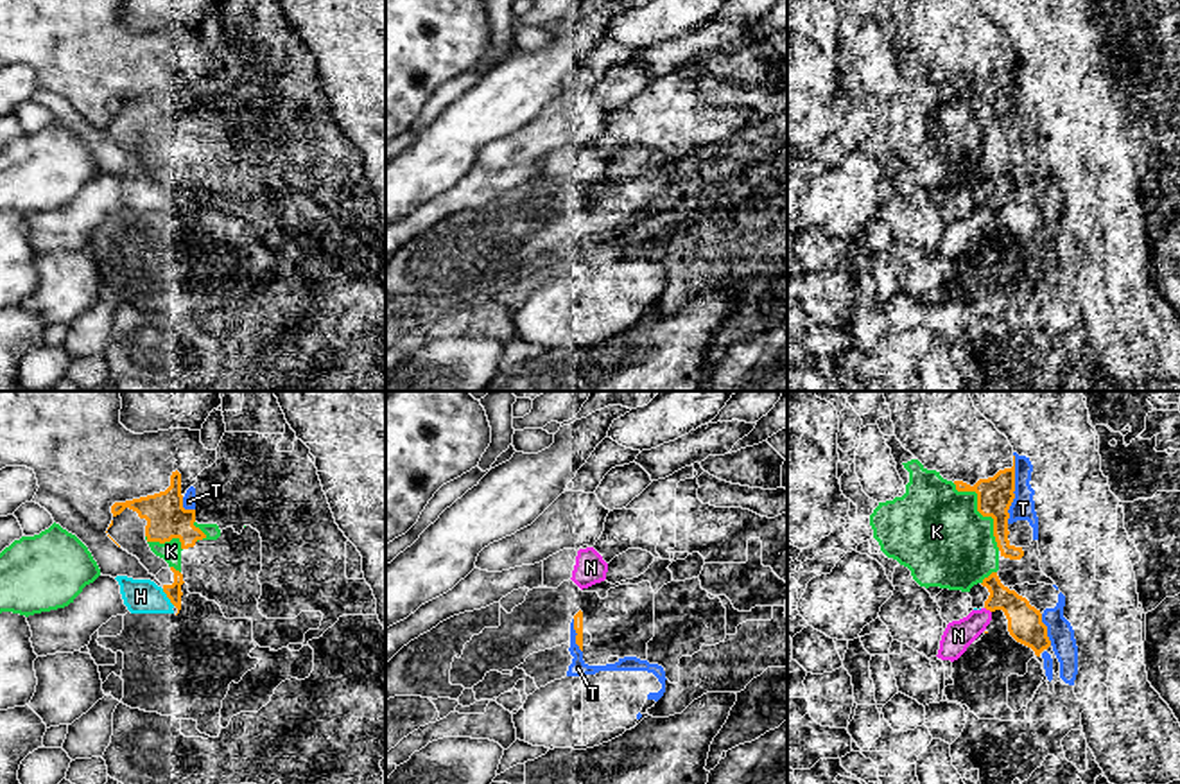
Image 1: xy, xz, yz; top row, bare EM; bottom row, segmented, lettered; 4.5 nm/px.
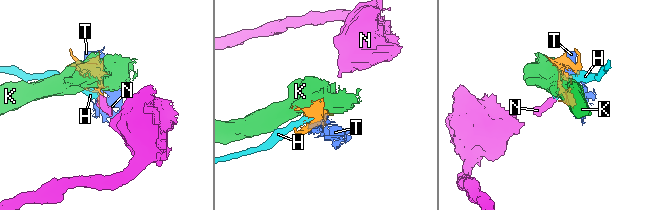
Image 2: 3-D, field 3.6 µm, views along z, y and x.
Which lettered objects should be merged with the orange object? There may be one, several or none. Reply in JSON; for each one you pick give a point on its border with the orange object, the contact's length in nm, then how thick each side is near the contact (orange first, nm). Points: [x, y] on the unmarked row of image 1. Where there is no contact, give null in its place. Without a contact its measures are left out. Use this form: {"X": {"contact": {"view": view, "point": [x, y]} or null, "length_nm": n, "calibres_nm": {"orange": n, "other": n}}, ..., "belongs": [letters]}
{"belongs": []}

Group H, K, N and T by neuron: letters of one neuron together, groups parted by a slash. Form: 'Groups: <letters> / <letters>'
Groups: H N / K / T

